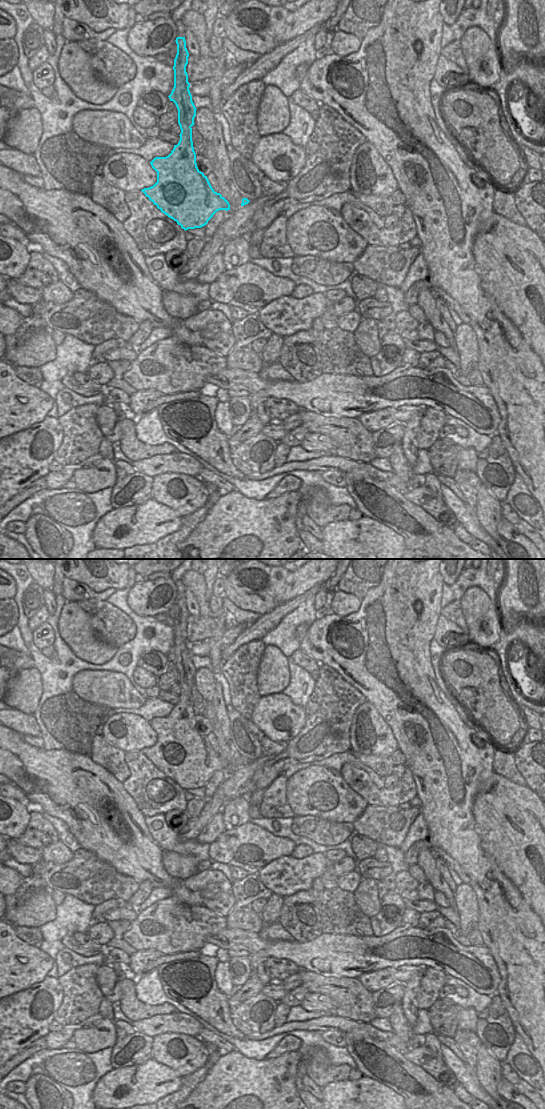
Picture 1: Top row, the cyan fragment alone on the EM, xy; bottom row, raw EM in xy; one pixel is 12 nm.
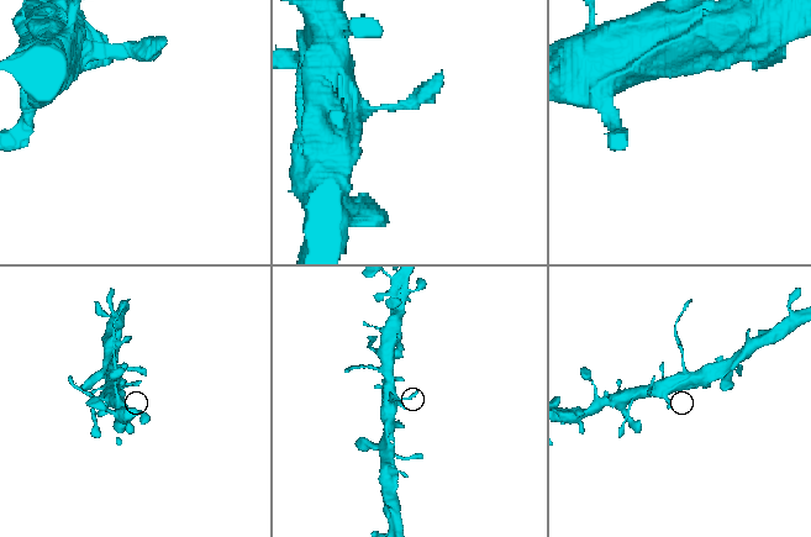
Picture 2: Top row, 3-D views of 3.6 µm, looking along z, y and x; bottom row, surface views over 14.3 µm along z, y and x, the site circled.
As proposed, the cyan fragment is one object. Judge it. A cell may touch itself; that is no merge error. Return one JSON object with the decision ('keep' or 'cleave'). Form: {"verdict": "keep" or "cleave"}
{"verdict": "cleave"}

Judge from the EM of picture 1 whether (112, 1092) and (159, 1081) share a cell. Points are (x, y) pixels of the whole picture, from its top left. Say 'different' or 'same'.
same

